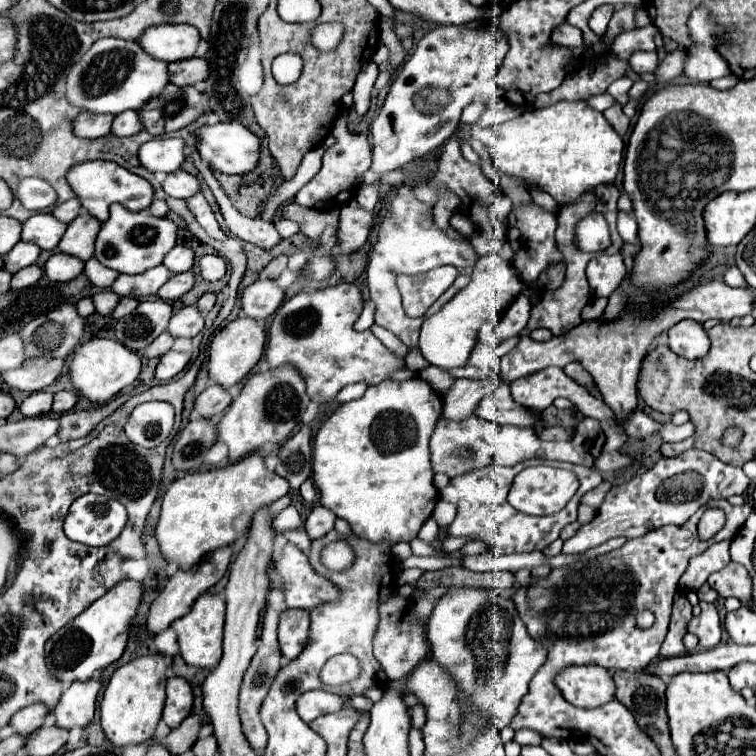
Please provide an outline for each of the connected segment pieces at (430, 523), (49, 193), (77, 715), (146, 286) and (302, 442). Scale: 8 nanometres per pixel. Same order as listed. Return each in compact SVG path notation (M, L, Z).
M430 517L422 526L418 533L418 537L427 542L432 543L438 536L439 533L439 527L435 520Z
M41 177L23 179L17 187L17 197L29 211L43 211L57 203L55 189Z
M97 671L93 679L75 681L73 685L69 685L55 707L57 725L63 729L87 725L93 719L99 689L101 689L101 671Z
M159 265L159 267L153 267L145 273L139 273L139 275L119 275L117 281L113 283L113 291L119 295L119 297L145 297L145 295L157 295L157 291L161 289L161 285L165 281L169 281L171 273L165 265Z
M303 425L293 437L289 437L279 449L277 475L289 481L291 489L297 491L299 485L311 477L311 427Z

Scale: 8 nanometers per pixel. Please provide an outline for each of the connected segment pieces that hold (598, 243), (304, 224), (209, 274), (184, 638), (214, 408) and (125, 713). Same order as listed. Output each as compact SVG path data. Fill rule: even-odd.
M589 213L575 227L575 247L585 253L605 251L611 243L607 219L599 213Z
M295 202L284 206L282 214L285 219L297 221L301 225L301 233L305 233L311 239L321 237L323 229L327 225L335 225L339 221L339 209L325 211L324 213L323 211L300 206Z
M205 255L199 261L199 269L201 269L203 279L217 281L227 273L227 263L225 259L221 259L221 255Z
M211 593L197 597L195 603L191 605L191 611L171 623L171 627L177 631L181 657L185 659L187 665L213 669L219 663L223 655L223 649L221 649L223 625L225 625L225 601L221 595L211 595Z
M215 383L215 385L207 387L207 389L197 397L195 409L197 409L197 413L199 413L201 417L211 419L211 417L223 413L223 411L231 405L231 401L233 401L233 397L229 395L229 391L227 391L225 387L221 387L221 385Z
M143 655L125 665L121 665L103 695L101 701L101 725L105 729L107 739L117 745L129 743L143 743L153 737L157 721L163 713L165 703L165 683L167 683L167 669L173 665L173 657L169 655Z

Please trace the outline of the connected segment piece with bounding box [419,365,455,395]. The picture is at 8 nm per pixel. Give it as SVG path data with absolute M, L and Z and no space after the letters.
M433 365L419 371L419 377L425 379L429 385L433 385L433 391L439 393L439 395L445 395L445 391L449 391L449 387L453 385L453 379L455 379L447 371L443 371L439 367L433 367Z

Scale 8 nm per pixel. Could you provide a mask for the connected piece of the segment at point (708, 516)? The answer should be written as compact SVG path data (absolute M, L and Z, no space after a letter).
M709 509L709 511L705 511L705 515L701 517L699 537L701 537L701 539L709 539L709 537L713 537L721 527L723 527L723 511L721 511L721 509Z

